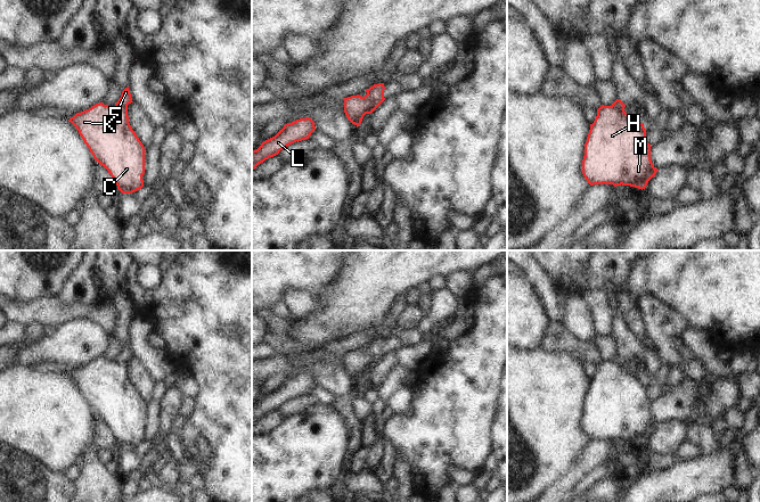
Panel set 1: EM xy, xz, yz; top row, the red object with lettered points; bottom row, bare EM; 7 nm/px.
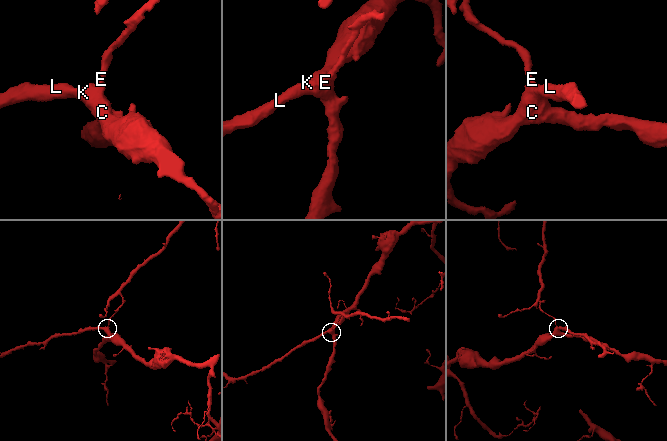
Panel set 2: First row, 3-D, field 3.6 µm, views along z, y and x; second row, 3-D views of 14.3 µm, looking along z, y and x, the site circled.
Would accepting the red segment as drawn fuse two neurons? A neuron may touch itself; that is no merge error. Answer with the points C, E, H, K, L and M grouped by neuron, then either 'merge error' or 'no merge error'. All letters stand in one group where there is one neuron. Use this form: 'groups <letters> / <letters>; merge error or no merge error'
groups C H K L M / E; merge error

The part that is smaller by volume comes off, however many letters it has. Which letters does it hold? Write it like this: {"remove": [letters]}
{"remove": ["E"]}

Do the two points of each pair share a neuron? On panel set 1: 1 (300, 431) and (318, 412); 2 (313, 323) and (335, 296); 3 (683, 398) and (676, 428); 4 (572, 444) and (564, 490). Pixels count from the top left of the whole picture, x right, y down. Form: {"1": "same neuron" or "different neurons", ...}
{"1": "same neuron", "2": "same neuron", "3": "different neurons", "4": "different neurons"}

